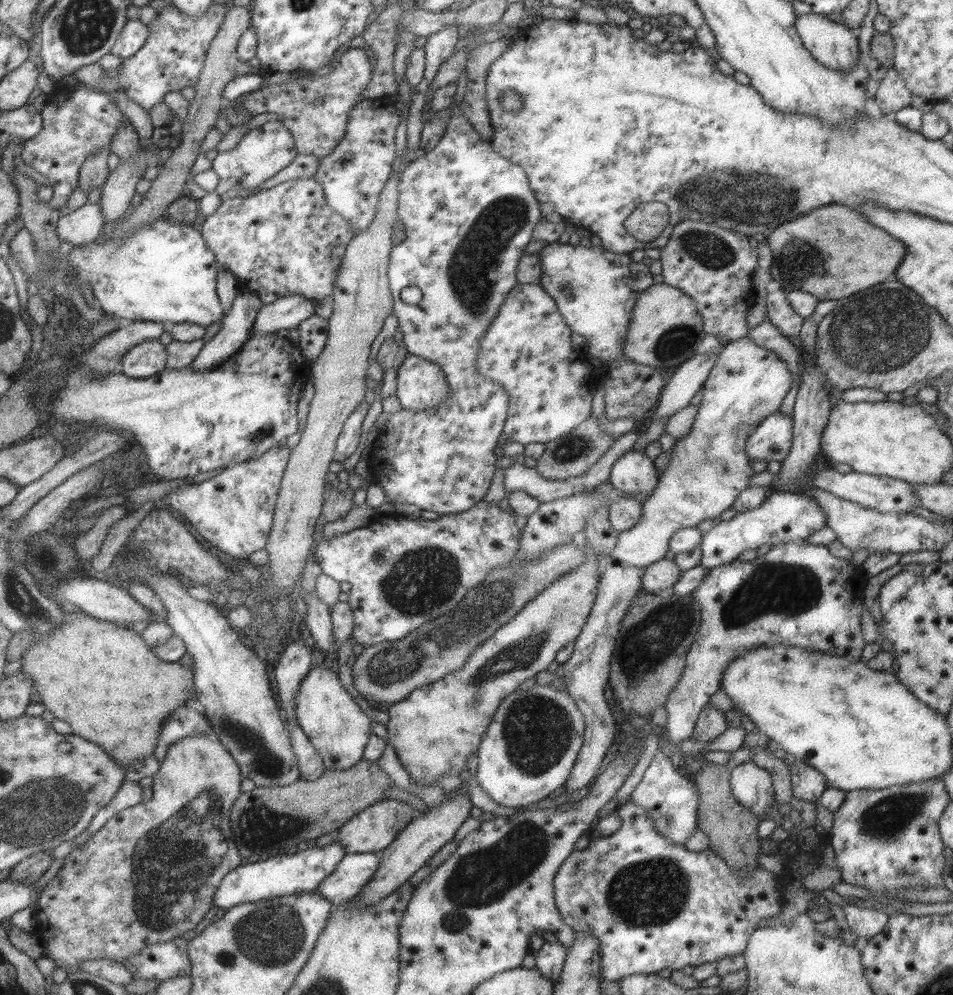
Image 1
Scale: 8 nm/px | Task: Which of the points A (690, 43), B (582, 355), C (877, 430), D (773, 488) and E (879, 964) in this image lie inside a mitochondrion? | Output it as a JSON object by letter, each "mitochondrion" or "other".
{"A":"other","B":"other","C":"other","D":"other","E":"other"}

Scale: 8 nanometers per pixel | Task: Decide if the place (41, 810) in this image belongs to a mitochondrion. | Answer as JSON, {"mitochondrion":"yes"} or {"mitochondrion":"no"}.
{"mitochondrion":"yes"}

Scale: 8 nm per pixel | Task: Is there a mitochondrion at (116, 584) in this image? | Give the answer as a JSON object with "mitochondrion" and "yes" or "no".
{"mitochondrion":"no"}

